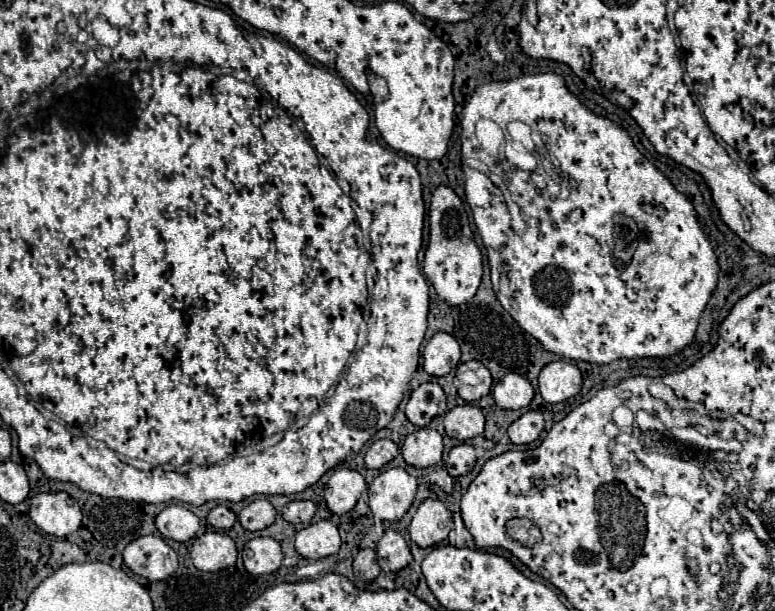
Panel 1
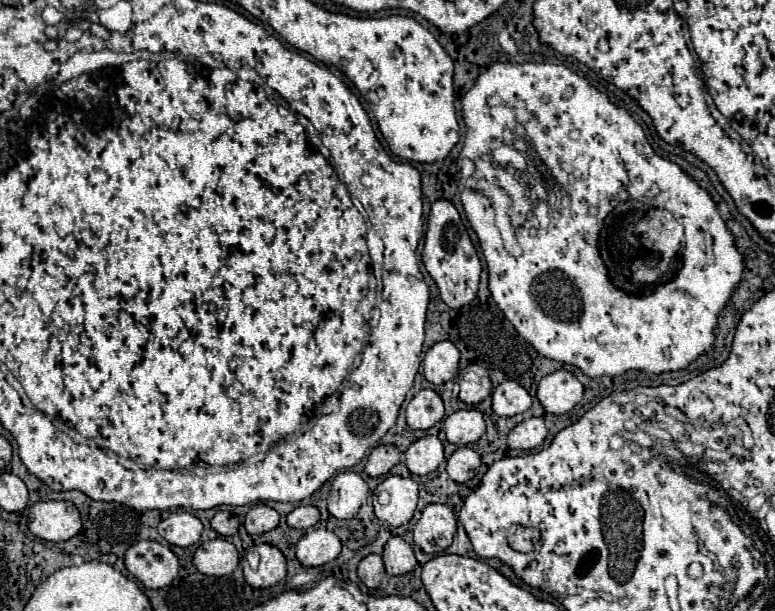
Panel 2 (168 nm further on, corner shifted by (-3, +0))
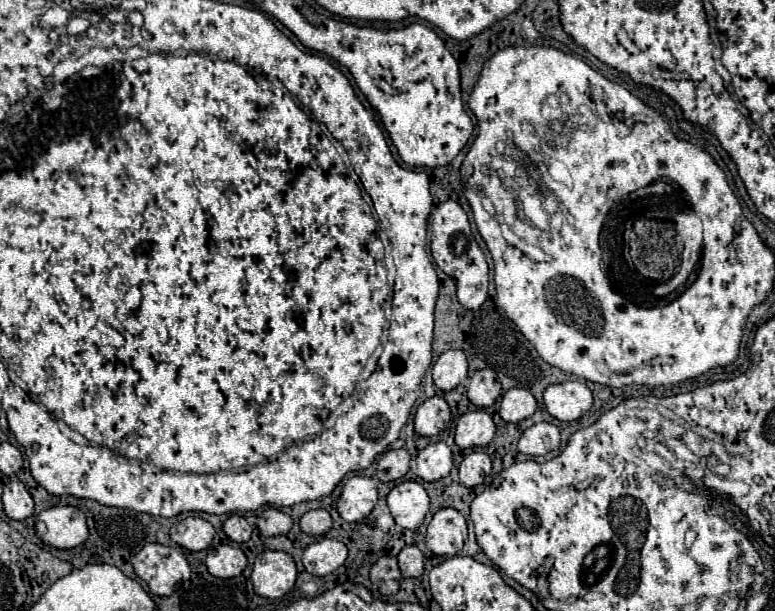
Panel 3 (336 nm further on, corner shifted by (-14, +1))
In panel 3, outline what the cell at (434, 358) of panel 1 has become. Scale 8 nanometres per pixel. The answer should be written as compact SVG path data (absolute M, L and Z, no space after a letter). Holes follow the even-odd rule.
M449 349L433 365L433 383L443 389L455 389L467 379L467 357L463 351Z

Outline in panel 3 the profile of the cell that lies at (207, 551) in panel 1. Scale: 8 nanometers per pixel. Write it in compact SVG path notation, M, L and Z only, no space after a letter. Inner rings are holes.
M223 543L219 547L209 549L205 565L213 577L231 579L243 573L243 569L247 567L247 557L239 547Z

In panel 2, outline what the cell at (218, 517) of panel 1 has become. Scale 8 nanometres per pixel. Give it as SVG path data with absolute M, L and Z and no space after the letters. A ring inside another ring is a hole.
M216 512L210 524L212 524L212 530L216 530L220 536L234 536L240 526L238 518L232 516L230 512Z

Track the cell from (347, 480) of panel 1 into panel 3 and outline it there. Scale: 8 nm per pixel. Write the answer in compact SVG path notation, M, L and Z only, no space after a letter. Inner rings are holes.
M349 477L337 501L337 511L345 521L365 519L377 505L377 485L371 477Z

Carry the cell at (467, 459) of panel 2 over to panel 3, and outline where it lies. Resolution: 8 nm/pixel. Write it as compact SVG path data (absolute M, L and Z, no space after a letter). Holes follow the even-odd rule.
M471 451L469 455L463 457L459 465L459 479L467 487L481 485L489 473L491 473L491 459L483 451Z

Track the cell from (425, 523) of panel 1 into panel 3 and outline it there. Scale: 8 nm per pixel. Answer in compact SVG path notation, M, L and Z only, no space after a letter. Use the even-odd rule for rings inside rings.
M451 507L439 509L429 527L427 527L427 535L425 535L425 543L427 547L435 553L435 555L457 555L463 547L463 541L468 537L468 526L465 517Z

